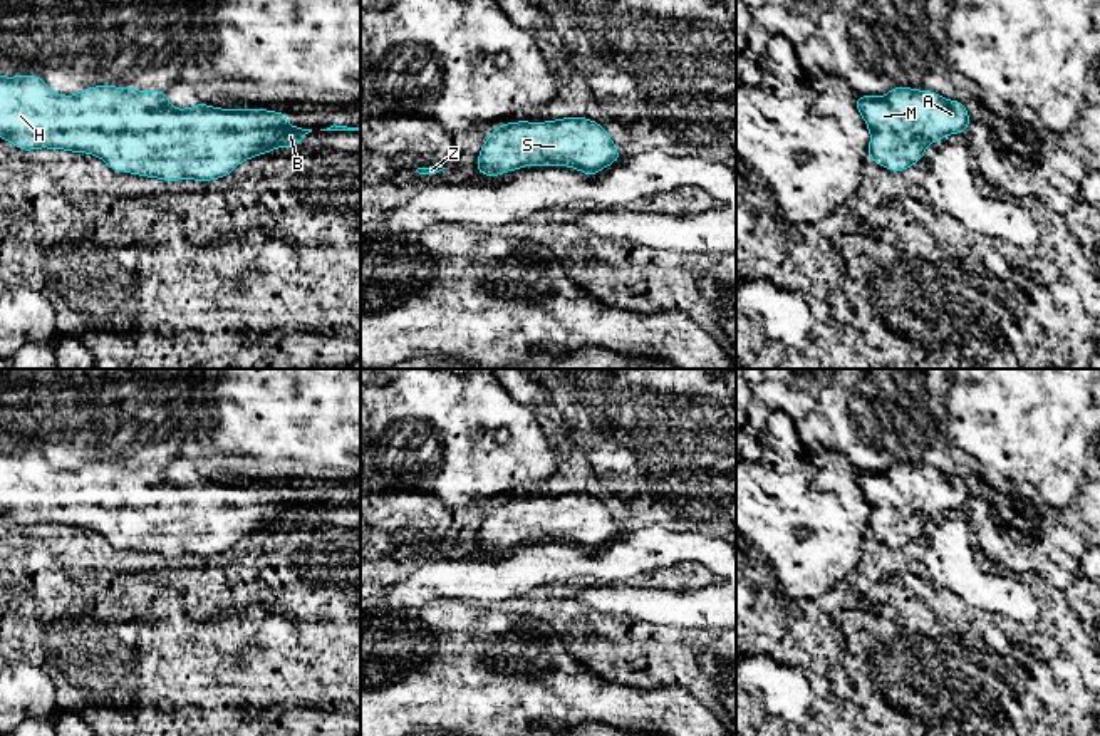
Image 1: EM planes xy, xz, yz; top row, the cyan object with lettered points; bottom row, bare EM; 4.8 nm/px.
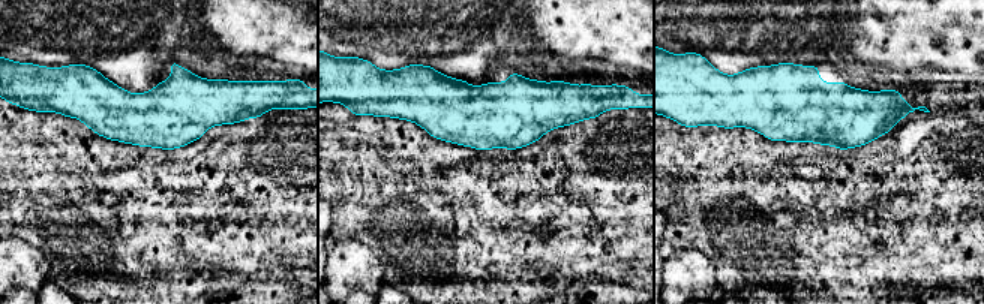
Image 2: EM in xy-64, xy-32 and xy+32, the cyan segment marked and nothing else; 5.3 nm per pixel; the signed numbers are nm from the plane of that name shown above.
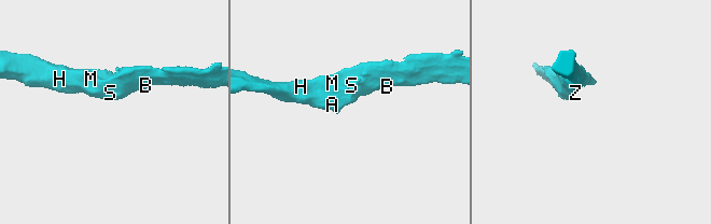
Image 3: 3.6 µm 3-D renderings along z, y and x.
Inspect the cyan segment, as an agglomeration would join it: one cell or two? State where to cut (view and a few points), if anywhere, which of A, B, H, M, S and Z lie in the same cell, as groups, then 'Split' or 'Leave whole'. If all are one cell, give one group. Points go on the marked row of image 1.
No split. Groups: A B H M S Z. Leave whole

